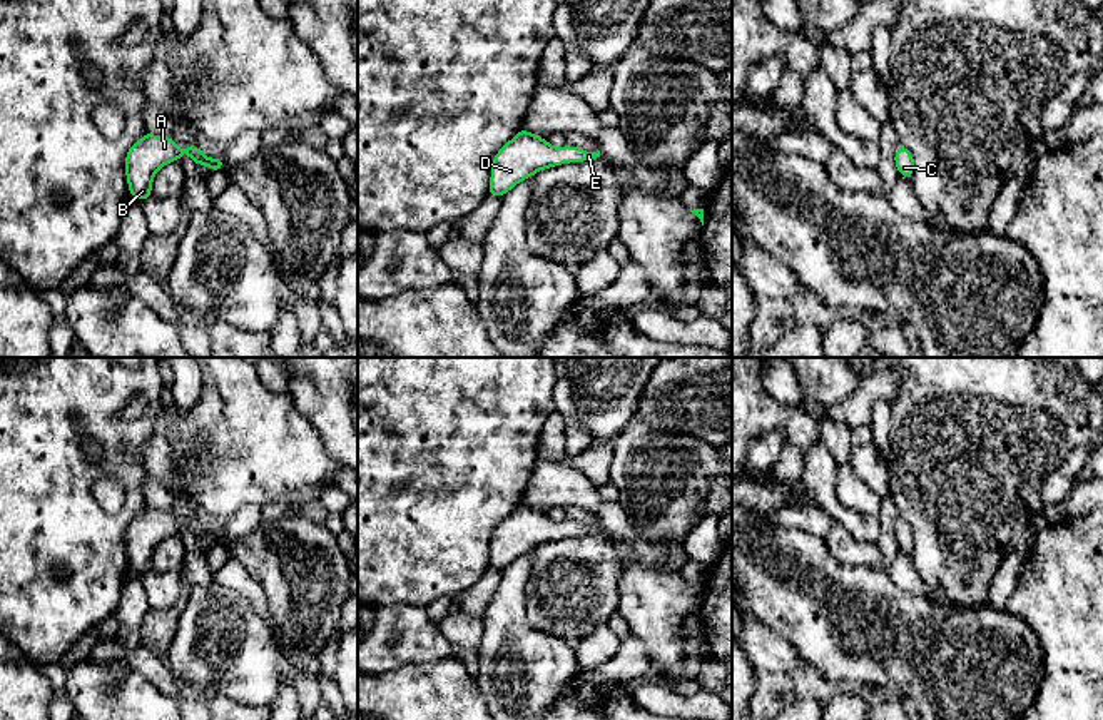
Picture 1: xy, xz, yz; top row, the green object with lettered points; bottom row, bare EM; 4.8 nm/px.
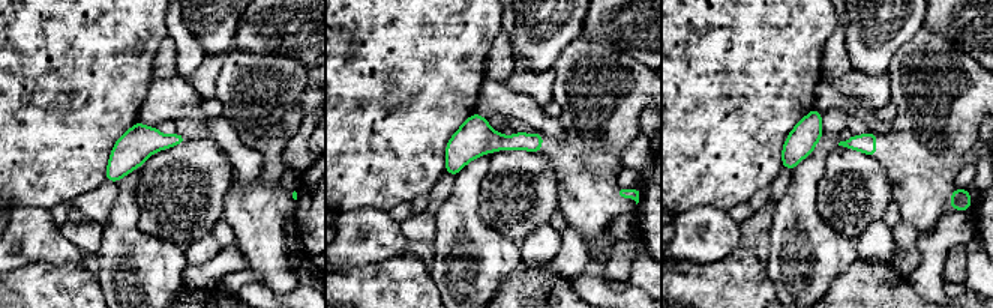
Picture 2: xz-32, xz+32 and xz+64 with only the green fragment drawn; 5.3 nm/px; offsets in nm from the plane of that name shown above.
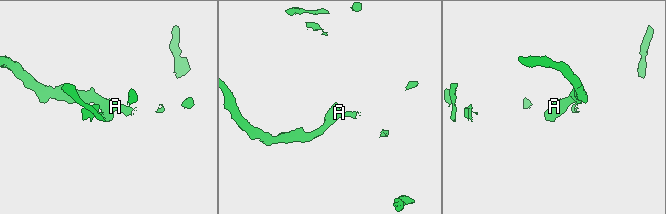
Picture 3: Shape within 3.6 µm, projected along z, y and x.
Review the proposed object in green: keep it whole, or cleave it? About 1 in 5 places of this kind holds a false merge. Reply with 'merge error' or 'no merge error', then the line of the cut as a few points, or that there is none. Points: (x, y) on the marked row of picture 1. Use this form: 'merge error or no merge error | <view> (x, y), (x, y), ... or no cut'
no merge error | no cut

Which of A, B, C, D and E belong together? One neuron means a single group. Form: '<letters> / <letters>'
A B C D E

